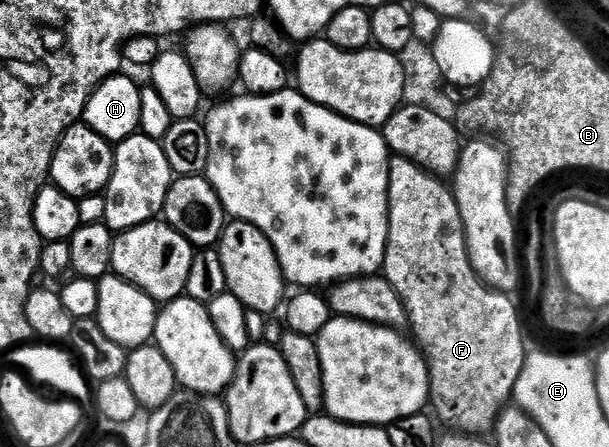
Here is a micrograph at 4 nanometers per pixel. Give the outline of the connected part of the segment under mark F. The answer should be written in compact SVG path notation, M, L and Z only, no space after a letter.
M392 157L388 160L388 240L386 241L386 253L384 254L384 266L382 268L383 278L394 285L398 297L408 314L408 327L412 331L411 338L418 348L423 360L428 364L428 393L430 396L431 410L436 410L440 415L453 415L456 419L468 423L472 415L489 415L495 416L501 405L513 398L516 390L516 382L524 368L526 350L524 351L524 331L520 328L520 315L516 312L516 307L512 304L513 296L503 291L496 291L489 287L487 283L480 280L472 268L472 262L468 256L468 246L464 236L464 226L462 217L458 209L458 201L452 193L452 188L447 182L444 183L439 174L427 171L425 167L419 167L409 159Z

